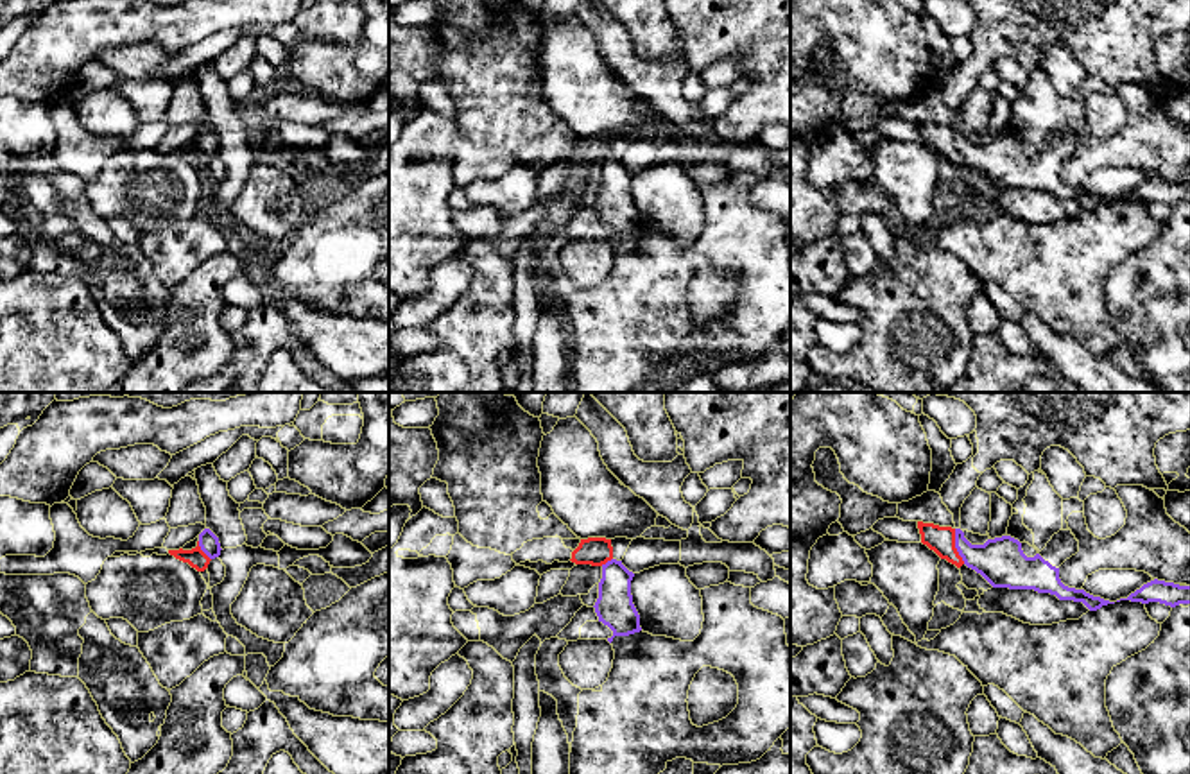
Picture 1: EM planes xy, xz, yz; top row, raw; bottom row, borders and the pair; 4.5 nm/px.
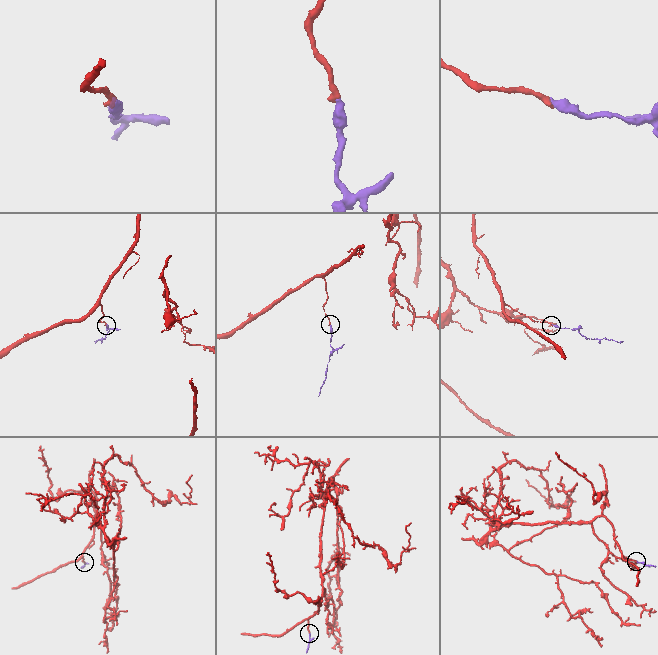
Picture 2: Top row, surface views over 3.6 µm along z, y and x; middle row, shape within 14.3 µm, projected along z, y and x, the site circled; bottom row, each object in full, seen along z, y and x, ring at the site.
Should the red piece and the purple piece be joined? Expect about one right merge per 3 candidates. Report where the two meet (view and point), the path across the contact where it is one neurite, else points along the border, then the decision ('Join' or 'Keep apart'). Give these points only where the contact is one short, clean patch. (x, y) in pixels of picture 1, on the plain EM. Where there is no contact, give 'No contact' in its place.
Touches red at yz (954, 146). Path across: yz (941, 138), (954, 146), (977, 156), (1000, 160). Join

